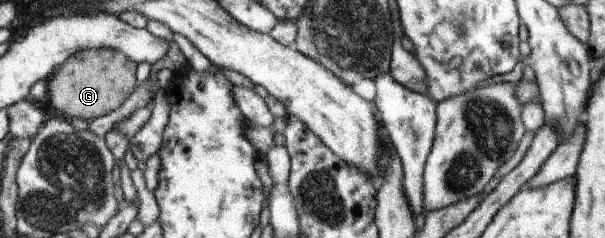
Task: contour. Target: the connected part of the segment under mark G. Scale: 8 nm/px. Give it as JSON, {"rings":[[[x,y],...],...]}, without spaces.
{"rings":[[[107,48],[85,50],[71,56],[65,65],[47,81],[46,96],[65,118],[92,119],[105,116],[123,106],[137,90],[137,64],[123,52]]]}

